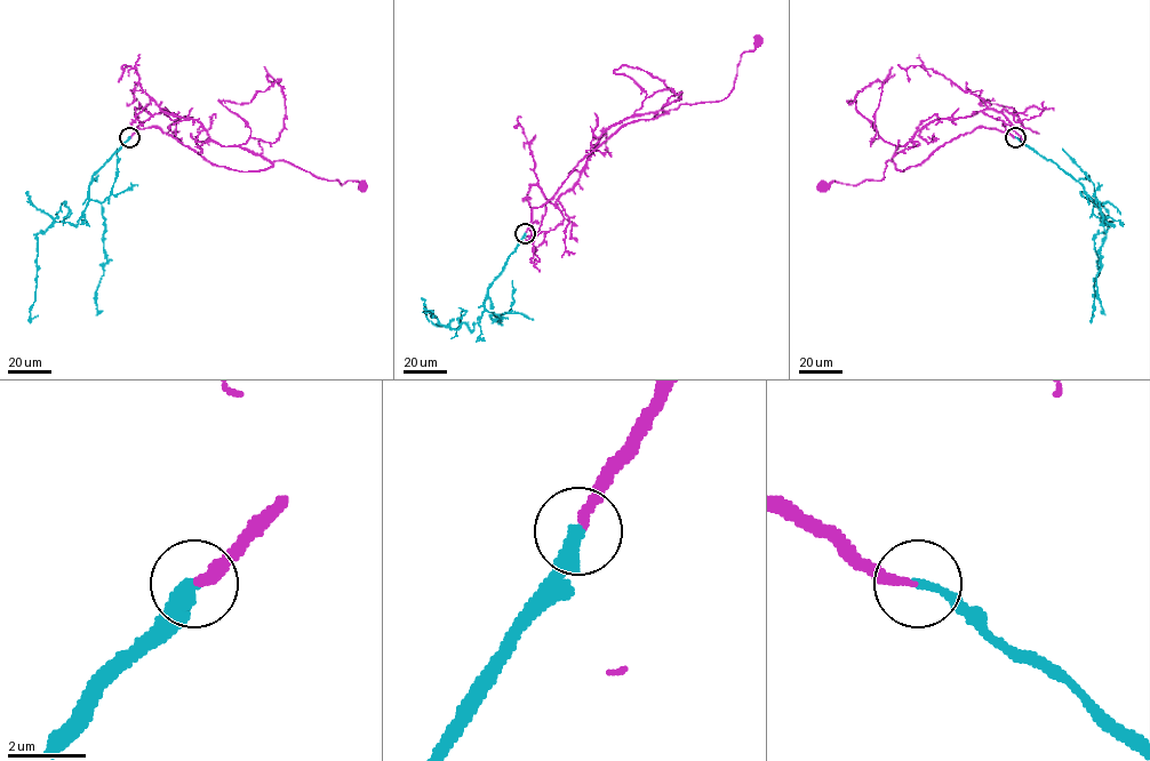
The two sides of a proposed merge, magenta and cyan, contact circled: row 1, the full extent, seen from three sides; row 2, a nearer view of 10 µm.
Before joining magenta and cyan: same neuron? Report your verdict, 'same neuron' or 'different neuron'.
same neuron

